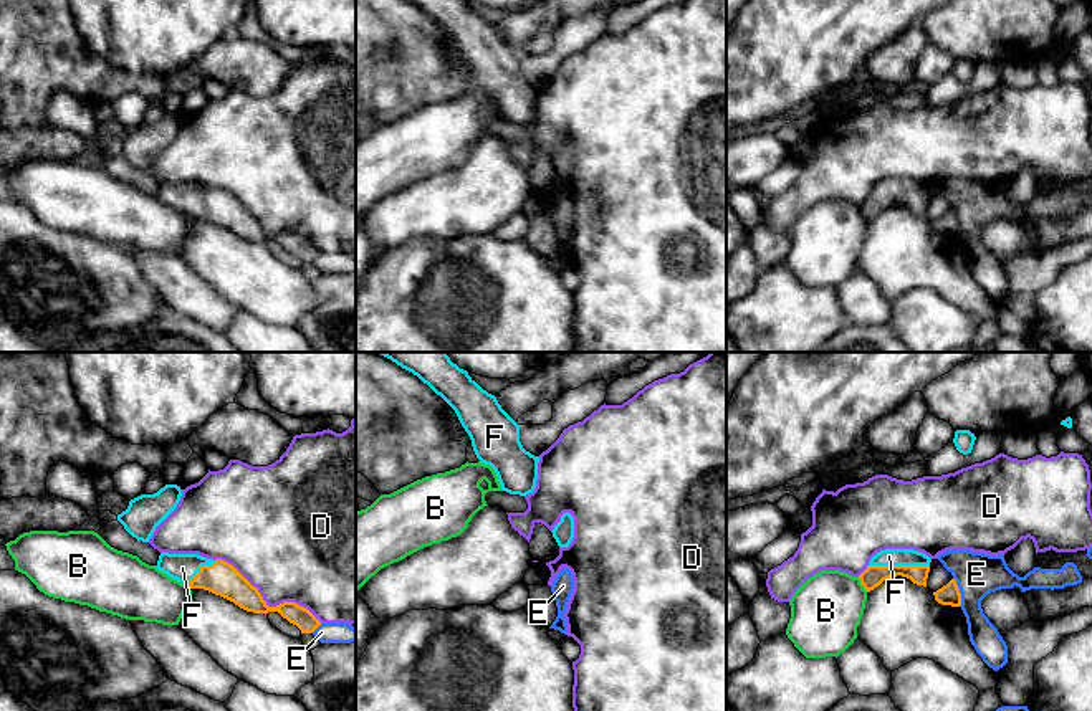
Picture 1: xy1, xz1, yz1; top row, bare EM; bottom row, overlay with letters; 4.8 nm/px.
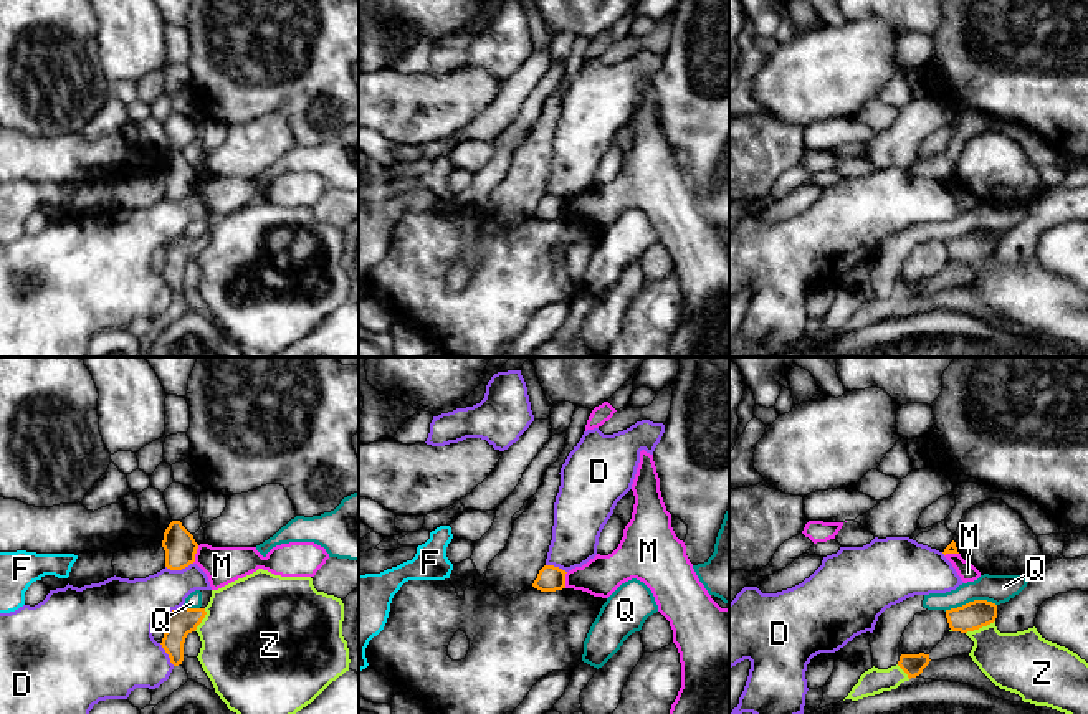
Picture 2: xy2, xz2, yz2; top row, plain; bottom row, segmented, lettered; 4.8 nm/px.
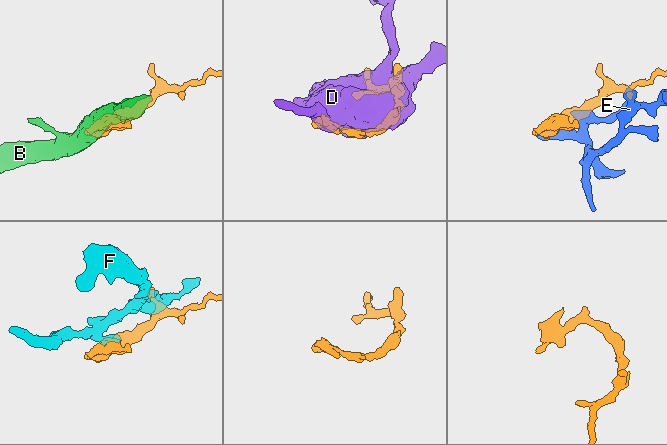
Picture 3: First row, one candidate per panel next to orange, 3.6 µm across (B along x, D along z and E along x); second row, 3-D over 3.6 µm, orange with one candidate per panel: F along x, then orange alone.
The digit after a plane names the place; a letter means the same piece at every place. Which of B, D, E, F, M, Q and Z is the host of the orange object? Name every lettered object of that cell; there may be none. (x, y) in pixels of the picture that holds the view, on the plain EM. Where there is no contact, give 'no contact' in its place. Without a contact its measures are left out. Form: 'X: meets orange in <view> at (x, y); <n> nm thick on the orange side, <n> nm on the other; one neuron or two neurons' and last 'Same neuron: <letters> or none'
B: meets orange in yz1 at (861, 212); 100 nm thick on the orange side, 340 nm on the other; two neurons
D: meets orange in xy1 at (265, 232); 160 nm thick on the orange side, 440 nm on the other; two neurons
E: meets orange in yz1 at (958, 222); 100 nm thick on the orange side, 220 nm on the other; two neurons
F: meets orange in yz1 at (899, 195); 100 nm thick on the orange side, 80 nm on the other; one neuron
M: meets orange in xy2 at (195, 182); 160 nm thick on the orange side, 180 nm on the other; two neurons
Q: meets orange in yz2 at (969, 232); 140 nm thick on the orange side, 140 nm on the other; two neurons
Z: meets orange in yz2 at (979, 257); 140 nm thick on the orange side, 280 nm on the other; two neurons
Same neuron: F

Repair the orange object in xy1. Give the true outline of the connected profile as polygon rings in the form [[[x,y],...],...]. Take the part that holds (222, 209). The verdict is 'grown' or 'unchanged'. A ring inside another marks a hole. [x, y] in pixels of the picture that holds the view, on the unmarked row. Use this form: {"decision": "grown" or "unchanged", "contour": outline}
{"decision": "grown", "contour": [[[160,182],[157,195],[169,207],[189,215],[220,225],[240,238],[253,243],[278,241],[301,263],[313,263],[321,251],[304,236],[283,231],[270,236],[256,217],[253,217],[232,193],[222,188],[207,188],[199,184]]]}

